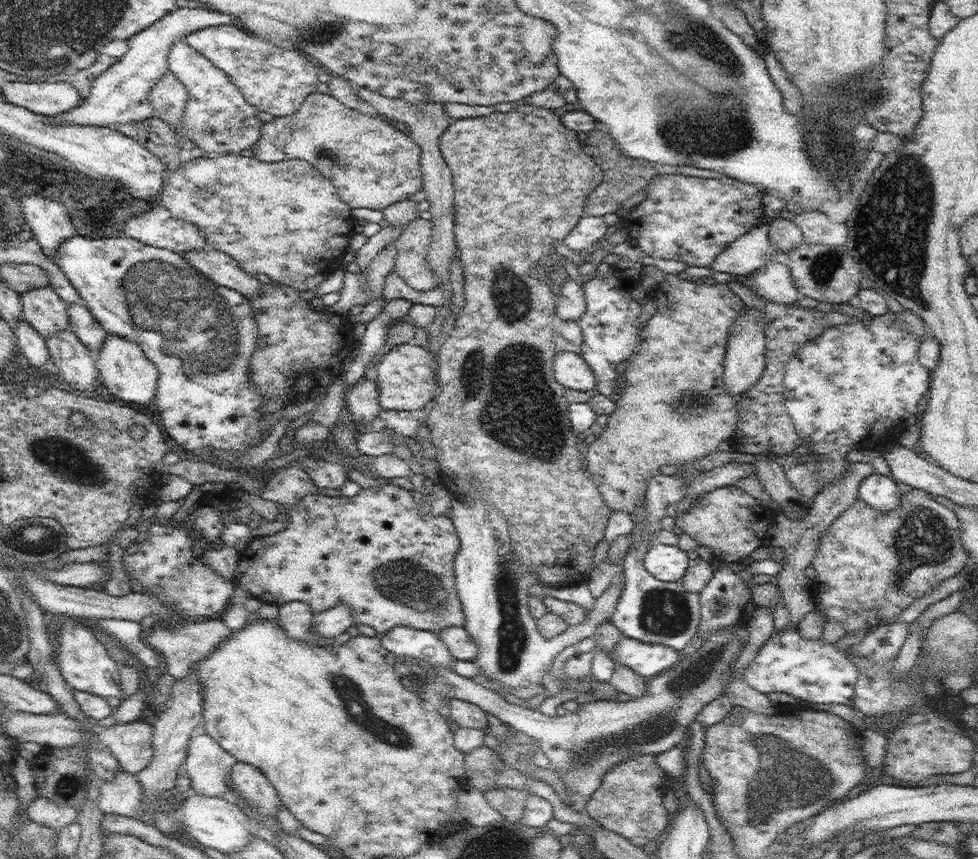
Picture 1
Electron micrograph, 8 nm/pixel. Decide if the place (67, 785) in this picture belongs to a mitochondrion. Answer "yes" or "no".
yes

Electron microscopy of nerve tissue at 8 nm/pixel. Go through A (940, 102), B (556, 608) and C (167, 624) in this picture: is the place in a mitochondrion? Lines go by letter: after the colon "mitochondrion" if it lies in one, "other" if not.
A: other
B: other
C: other

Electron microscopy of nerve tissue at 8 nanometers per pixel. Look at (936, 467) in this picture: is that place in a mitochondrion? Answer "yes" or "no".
no

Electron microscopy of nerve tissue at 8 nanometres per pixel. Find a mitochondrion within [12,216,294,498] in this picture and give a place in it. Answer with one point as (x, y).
(197, 328)

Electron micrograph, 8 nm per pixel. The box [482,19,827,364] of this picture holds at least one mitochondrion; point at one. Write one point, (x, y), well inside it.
(701, 137)

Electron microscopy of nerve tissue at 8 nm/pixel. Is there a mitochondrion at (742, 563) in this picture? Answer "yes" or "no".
no

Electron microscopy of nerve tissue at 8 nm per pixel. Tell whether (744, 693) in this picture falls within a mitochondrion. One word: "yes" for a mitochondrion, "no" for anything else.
no

